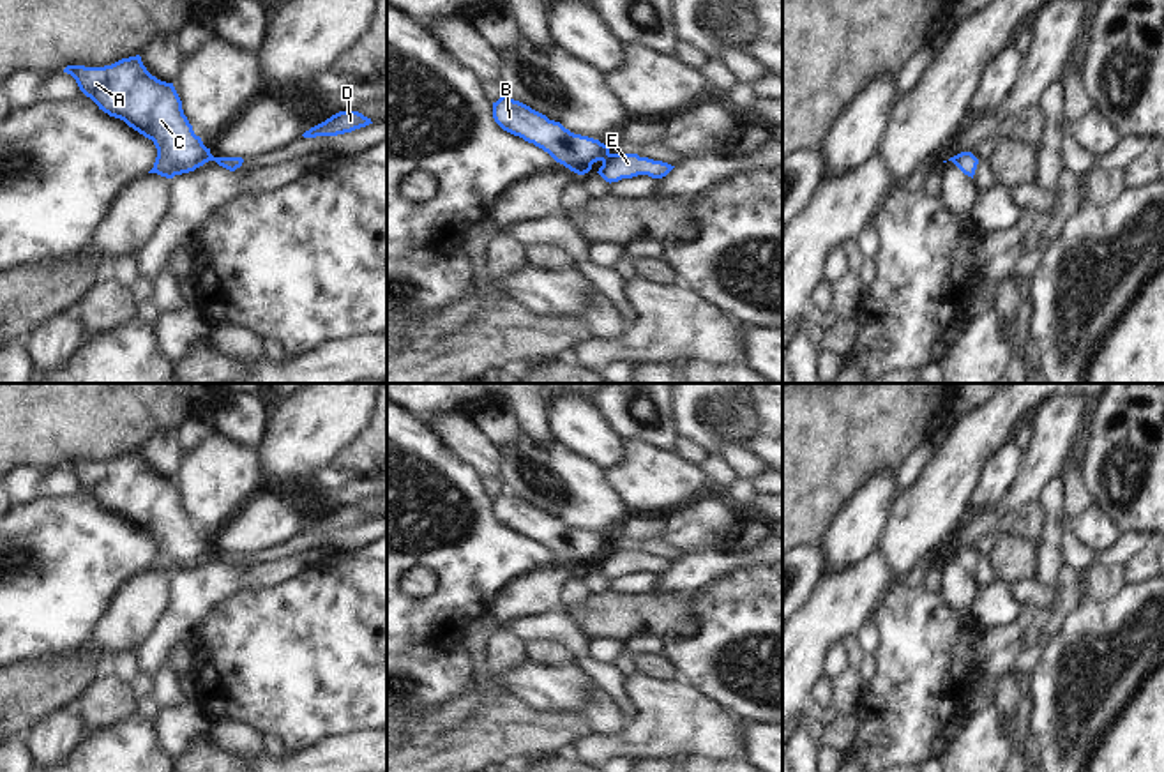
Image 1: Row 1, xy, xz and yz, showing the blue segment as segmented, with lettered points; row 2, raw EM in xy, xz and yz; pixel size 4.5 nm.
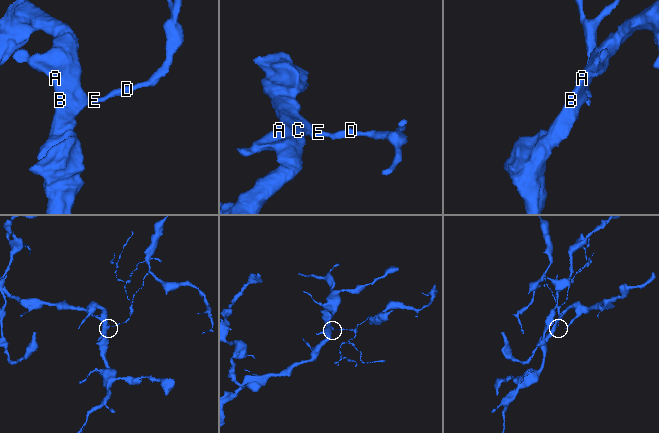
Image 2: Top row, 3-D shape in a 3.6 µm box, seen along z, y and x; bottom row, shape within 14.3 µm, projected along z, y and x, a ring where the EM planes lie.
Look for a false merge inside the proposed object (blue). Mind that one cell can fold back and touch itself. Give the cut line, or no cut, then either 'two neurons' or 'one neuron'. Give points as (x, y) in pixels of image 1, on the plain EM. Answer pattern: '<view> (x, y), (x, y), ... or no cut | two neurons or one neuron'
xz (610, 550), (603, 557) | two neurons

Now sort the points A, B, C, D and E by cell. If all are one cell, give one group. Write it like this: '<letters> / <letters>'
A B C / D E

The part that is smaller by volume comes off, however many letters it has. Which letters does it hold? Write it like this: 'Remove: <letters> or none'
Remove: D, E

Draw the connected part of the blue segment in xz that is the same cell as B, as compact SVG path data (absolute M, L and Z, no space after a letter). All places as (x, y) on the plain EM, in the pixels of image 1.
M507 491L493 498L493 514L503 526L533 539L578 571L588 569L593 558L609 553L608 541L574 530L560 518L549 516L546 511Z

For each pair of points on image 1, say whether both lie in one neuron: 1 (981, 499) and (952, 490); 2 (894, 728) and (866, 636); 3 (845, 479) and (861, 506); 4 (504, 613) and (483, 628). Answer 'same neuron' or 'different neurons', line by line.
1: different neurons
2: different neurons
3: different neurons
4: different neurons

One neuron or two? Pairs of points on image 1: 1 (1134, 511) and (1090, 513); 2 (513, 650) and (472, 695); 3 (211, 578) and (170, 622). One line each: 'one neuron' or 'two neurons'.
1: two neurons
2: one neuron
3: one neuron

